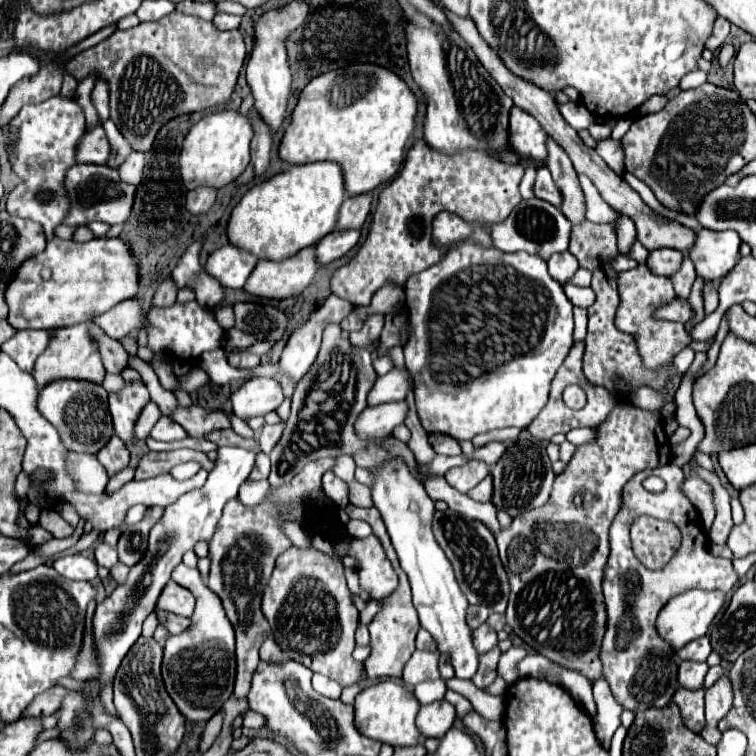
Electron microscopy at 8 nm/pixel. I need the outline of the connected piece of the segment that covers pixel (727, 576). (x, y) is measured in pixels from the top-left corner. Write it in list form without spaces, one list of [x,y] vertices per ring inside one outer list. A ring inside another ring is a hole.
[[[668,465],[636,473],[622,491],[622,506],[610,527],[610,557],[604,569],[602,589],[608,611],[606,635],[600,647],[600,661],[604,669],[604,679],[608,681],[616,701],[628,711],[644,711],[648,707],[664,707],[670,703],[678,681],[676,681],[676,653],[658,635],[654,623],[658,611],[676,595],[688,589],[704,591],[724,591],[728,593],[738,577],[734,573],[732,561],[716,559],[708,553],[708,539],[704,525],[700,521],[694,505],[684,497],[682,471],[668,471]],[[650,475],[664,479],[666,489],[662,493],[650,493],[642,487],[642,481]],[[649,515],[674,523],[682,533],[680,551],[674,553],[672,561],[660,571],[660,575],[650,575],[650,571],[630,553],[630,528],[634,519]]]

